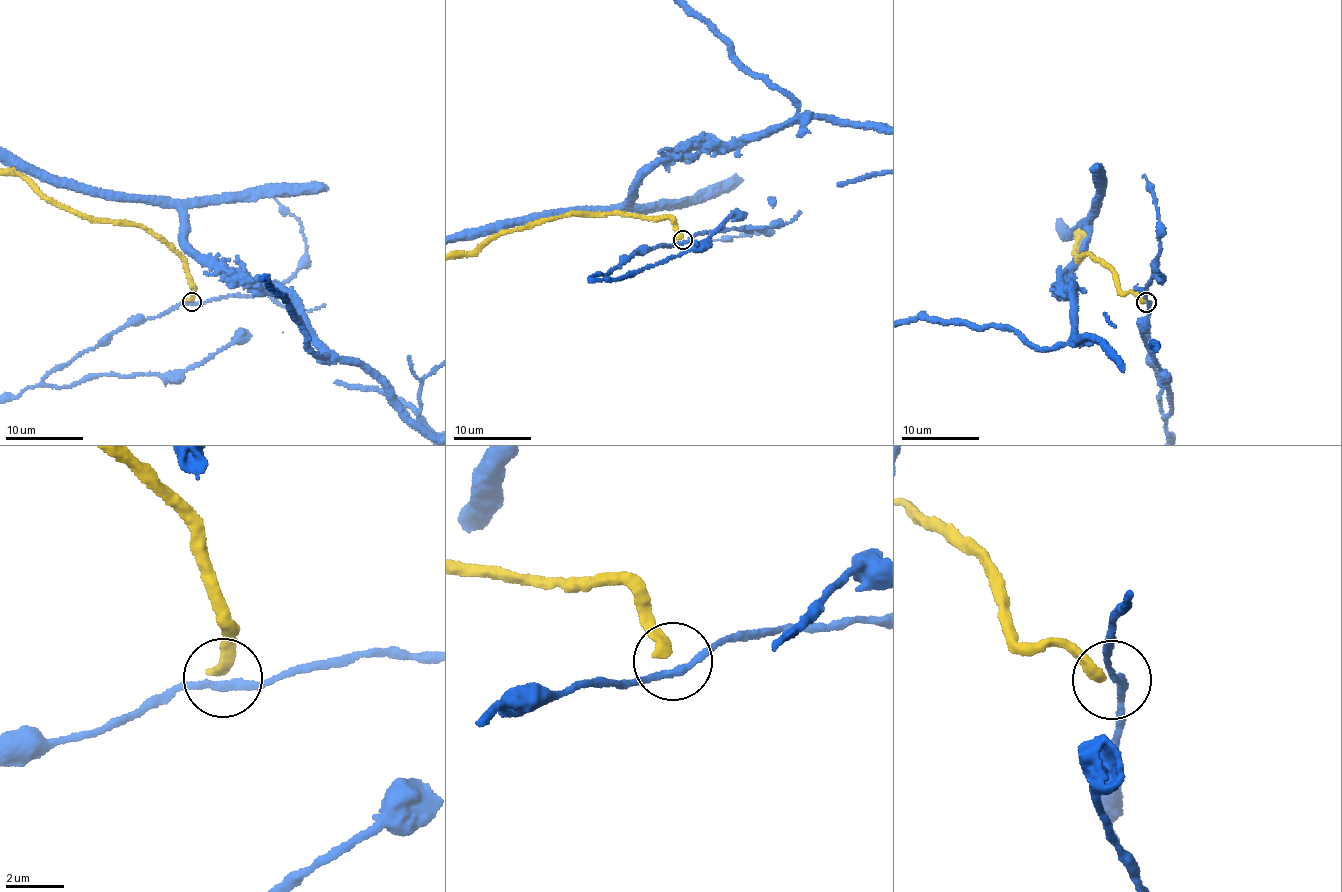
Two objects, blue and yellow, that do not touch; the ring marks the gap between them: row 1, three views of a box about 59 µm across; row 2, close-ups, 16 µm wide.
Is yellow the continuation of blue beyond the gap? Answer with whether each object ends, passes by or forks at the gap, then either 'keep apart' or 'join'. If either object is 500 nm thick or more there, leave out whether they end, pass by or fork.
blue passes by | yellow ends | keep apart

